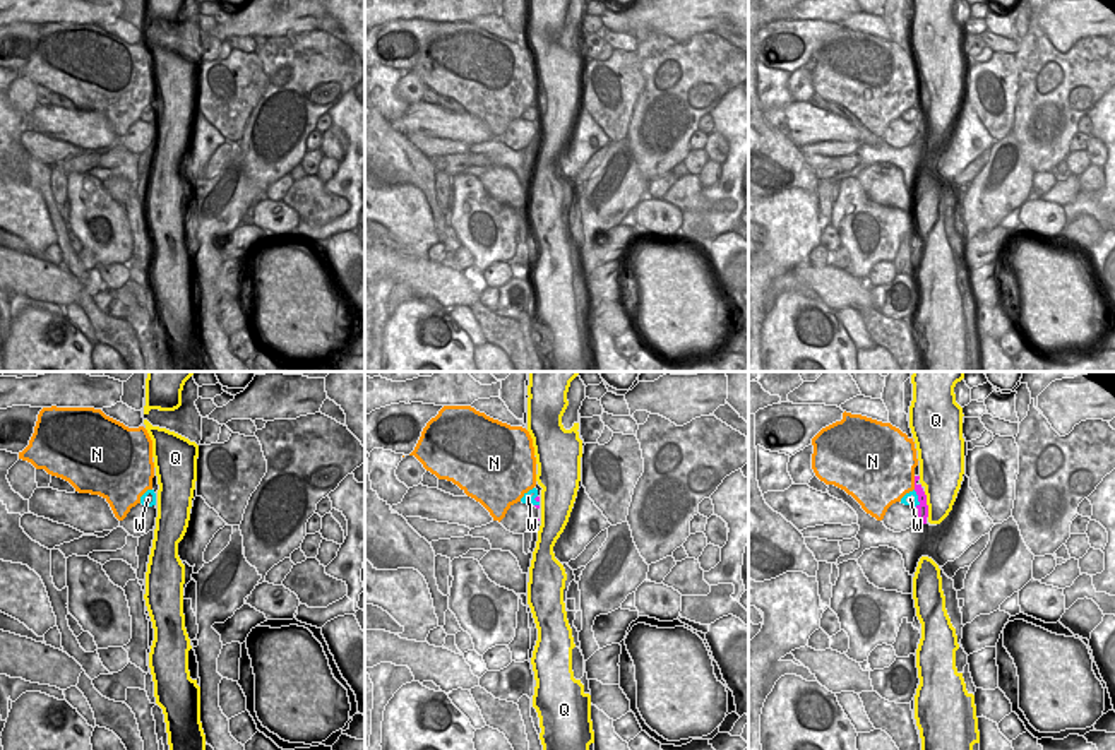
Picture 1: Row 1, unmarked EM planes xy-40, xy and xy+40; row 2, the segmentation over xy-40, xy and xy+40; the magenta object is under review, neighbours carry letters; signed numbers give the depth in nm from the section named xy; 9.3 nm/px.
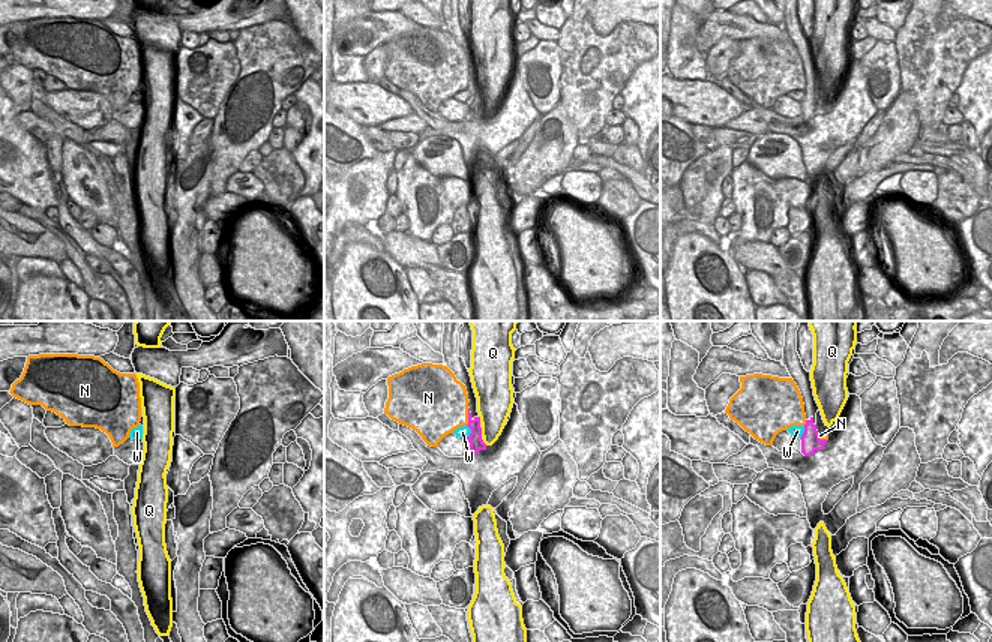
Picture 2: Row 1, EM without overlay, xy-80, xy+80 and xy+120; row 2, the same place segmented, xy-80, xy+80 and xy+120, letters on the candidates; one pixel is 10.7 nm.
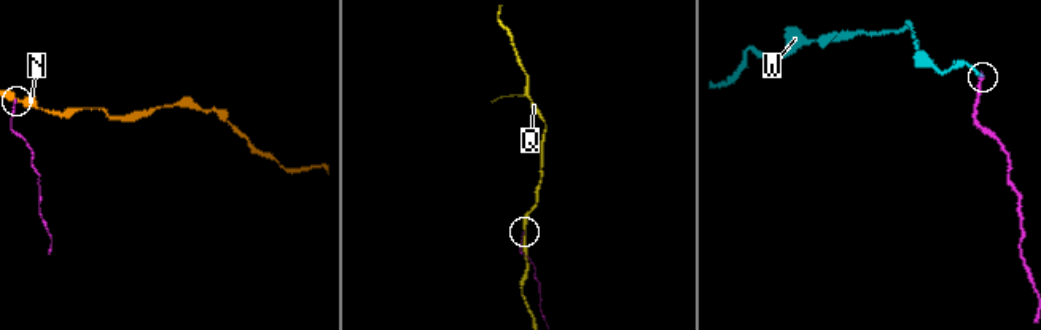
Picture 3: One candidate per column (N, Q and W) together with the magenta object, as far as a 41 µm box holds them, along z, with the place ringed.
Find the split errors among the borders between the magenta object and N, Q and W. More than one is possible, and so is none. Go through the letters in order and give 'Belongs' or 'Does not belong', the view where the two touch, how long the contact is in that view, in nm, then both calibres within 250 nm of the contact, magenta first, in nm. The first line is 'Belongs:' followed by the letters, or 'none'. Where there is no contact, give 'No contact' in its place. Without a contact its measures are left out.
Belongs: none
N: Does not belong. Touches magenta in xy+40. Shared border 130 nm. Thickness 100 nm (magenta) against 460 nm
Q: Does not belong. Touches magenta in xy+40. Shared border 240 nm. Thickness 100 nm (magenta) against 320 nm
W: Does not belong. Touches magenta in xy+40. Shared border 170 nm. Thickness 100 nm (magenta) against 130 nm

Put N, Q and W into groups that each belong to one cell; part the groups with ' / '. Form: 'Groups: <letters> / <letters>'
Groups: N / Q / W

